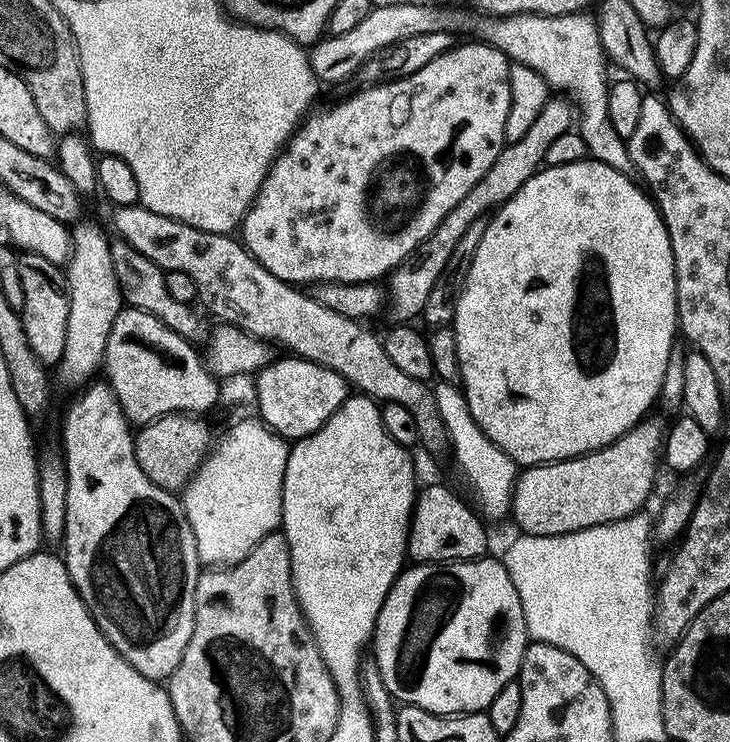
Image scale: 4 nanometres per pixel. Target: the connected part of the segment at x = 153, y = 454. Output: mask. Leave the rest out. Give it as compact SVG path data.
M173 414L151 420L135 433L134 458L138 466L142 466L142 474L146 474L150 482L176 494L200 469L213 444L214 436L212 440L212 432L204 418L197 418L192 414Z

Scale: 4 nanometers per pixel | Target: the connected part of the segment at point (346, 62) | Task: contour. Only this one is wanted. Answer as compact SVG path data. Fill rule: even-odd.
M377 3L366 18L354 30L337 36L328 34L311 45L308 57L316 79L325 85L336 84L339 80L351 81L357 70L368 59L381 52L386 46L414 38L427 32L443 32L469 28L477 32L485 44L493 44L499 52L505 52L509 61L525 64L534 70L548 84L549 89L563 94L574 105L578 113L578 131L586 142L589 157L619 172L633 171L632 159L626 141L610 126L610 113L606 110L606 98L610 75L610 61L600 40L600 26L588 14L571 12L565 16L543 16L542 14L510 14L509 16L490 16L475 14L463 16L452 13L448 8L435 8L432 4L404 4L382 6Z

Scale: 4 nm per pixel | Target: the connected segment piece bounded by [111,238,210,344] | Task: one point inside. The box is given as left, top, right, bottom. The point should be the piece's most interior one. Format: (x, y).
(142, 285)

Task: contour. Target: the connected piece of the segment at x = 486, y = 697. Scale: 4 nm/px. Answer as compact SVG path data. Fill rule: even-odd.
M488 559L453 560L450 564L413 563L401 571L399 578L386 594L386 602L382 602L382 610L376 619L374 633L374 648L376 644L374 666L380 671L382 682L388 693L392 695L393 701L404 706L433 712L436 716L484 712L490 706L490 702L494 702L494 694L498 694L498 690L502 690L502 686L513 683L519 677L524 651L527 650L530 643L526 618L522 614L522 598L518 598L518 590L514 590L514 582L510 582L510 574L506 570L506 566L499 559Z

